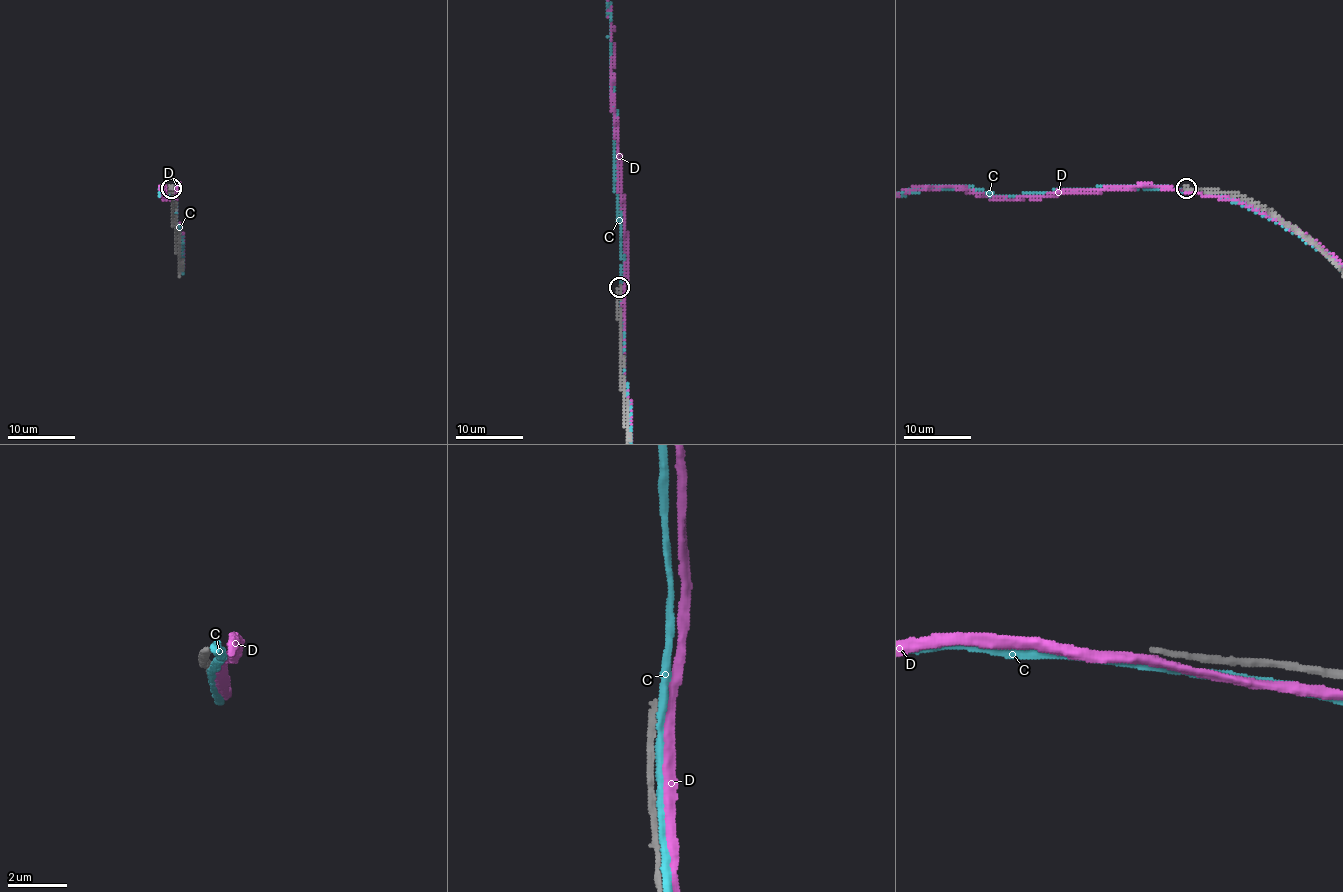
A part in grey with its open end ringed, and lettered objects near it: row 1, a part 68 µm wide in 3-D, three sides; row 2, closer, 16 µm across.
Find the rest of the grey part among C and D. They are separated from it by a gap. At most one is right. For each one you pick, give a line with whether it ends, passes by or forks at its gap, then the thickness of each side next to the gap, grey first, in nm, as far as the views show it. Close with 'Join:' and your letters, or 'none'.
Join: none

